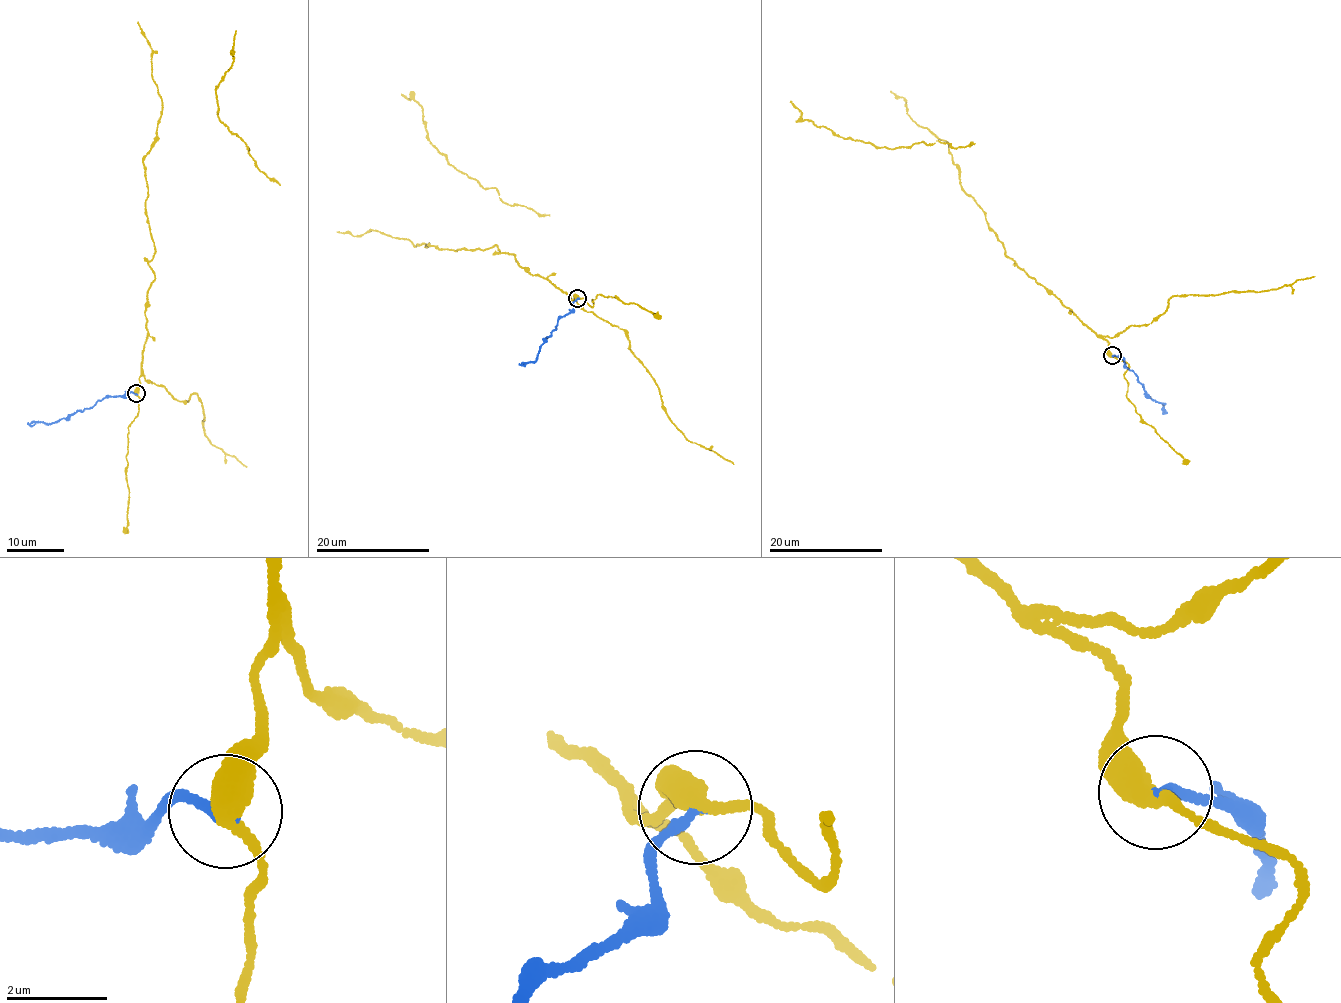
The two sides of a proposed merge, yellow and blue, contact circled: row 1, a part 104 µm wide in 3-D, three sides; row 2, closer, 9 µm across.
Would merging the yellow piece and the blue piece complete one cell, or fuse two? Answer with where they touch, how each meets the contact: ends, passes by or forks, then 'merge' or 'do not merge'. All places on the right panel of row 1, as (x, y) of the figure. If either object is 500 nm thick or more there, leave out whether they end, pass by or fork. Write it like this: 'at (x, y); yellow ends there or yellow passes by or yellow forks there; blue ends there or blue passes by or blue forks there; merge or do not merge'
at (1112, 355); yellow passes by; blue ends there; do not merge

